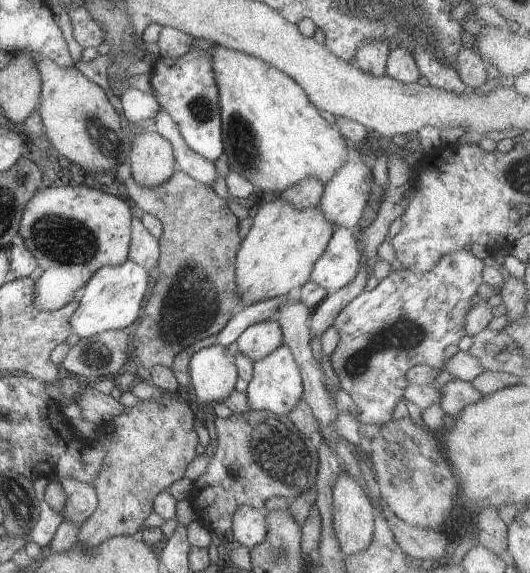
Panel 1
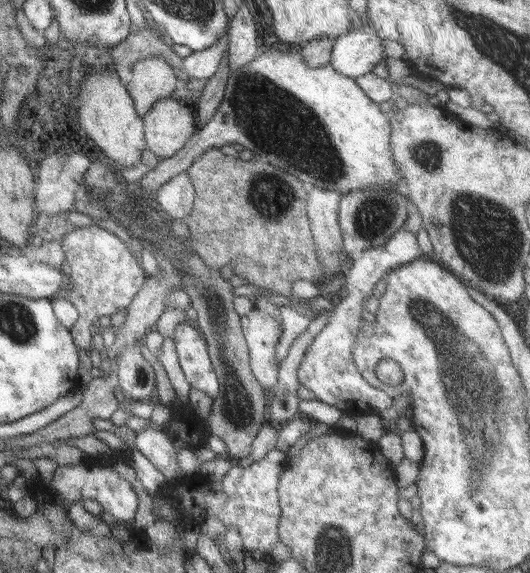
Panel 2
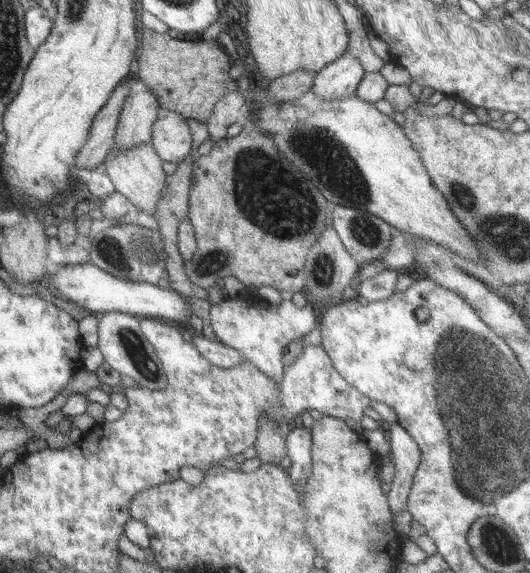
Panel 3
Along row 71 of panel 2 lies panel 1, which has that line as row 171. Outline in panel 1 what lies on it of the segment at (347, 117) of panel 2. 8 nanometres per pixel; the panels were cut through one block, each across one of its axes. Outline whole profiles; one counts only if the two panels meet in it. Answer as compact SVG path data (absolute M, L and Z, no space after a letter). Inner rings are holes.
M222 45L210 49L214 78L220 90L220 116L222 122L224 152L230 171L250 180L250 184L263 192L280 196L300 180L314 176L324 186L351 158L353 147L333 125L322 118L320 111L310 102L304 89L284 72L266 64L259 58L243 52L227 49Z

